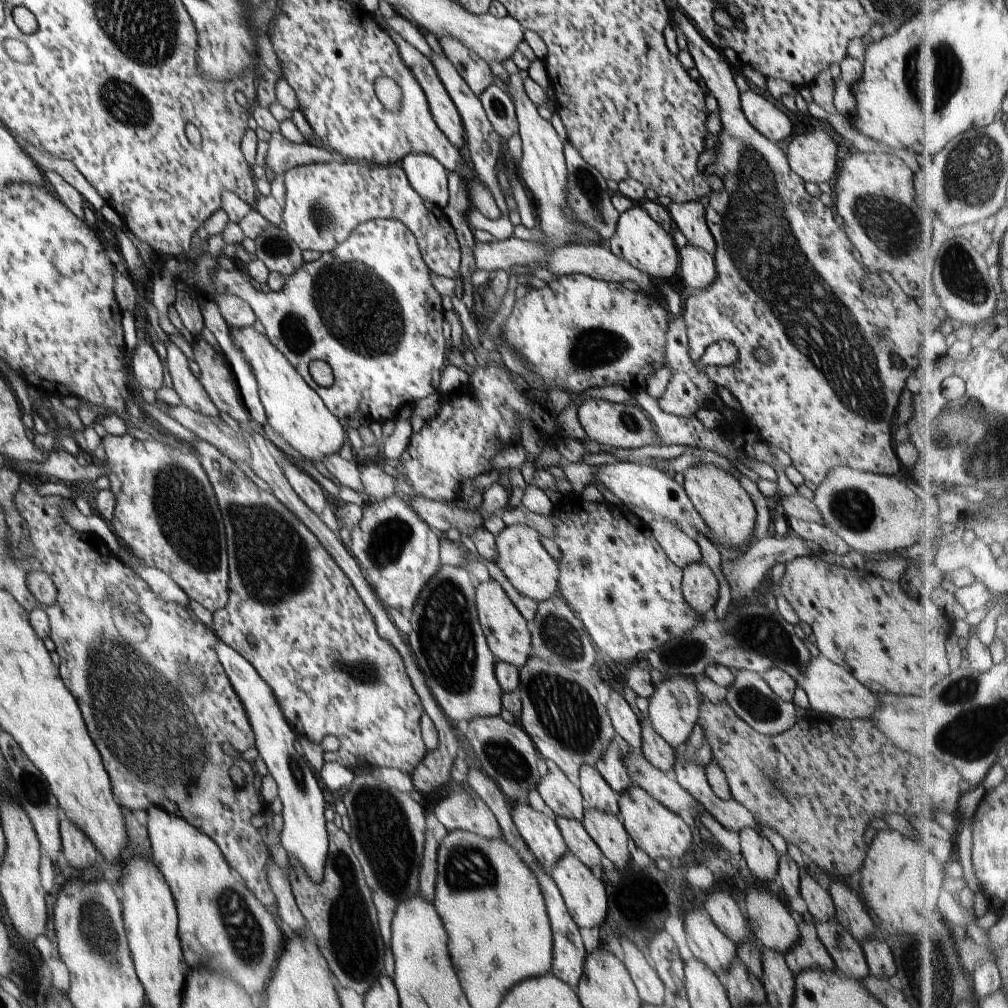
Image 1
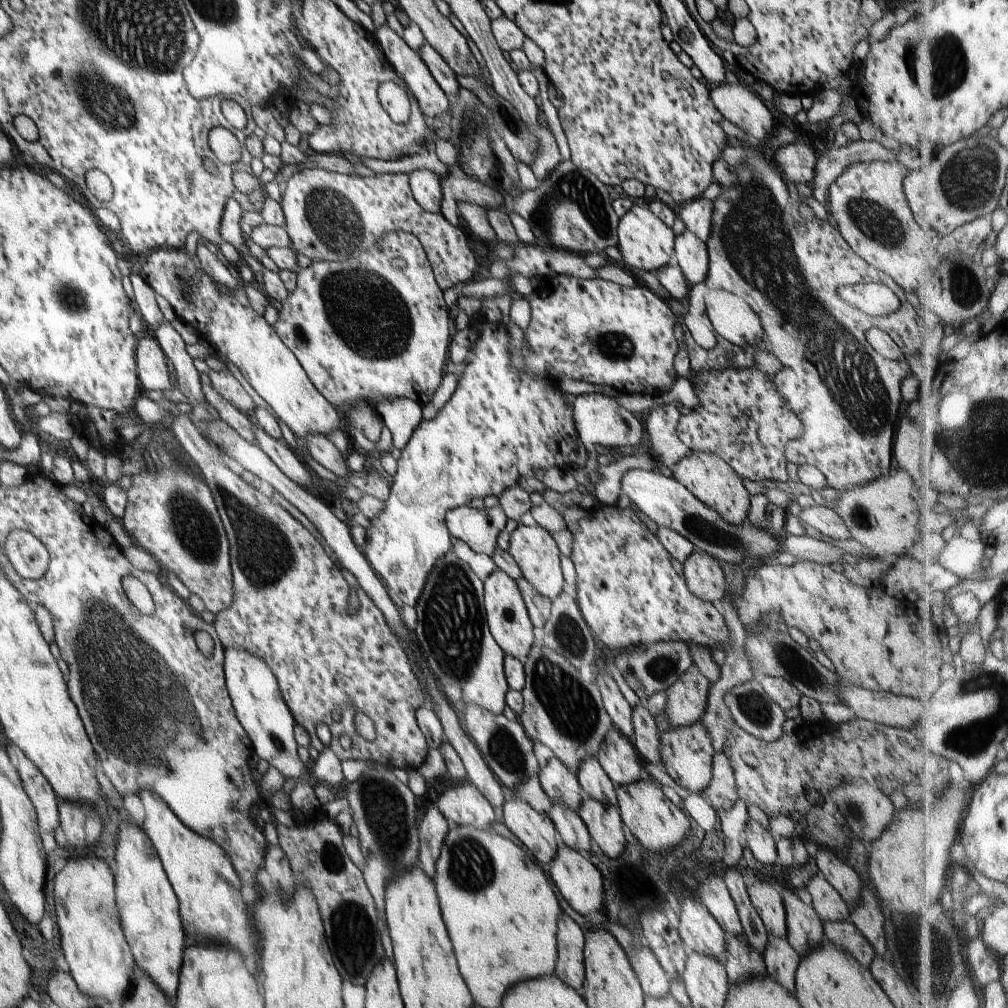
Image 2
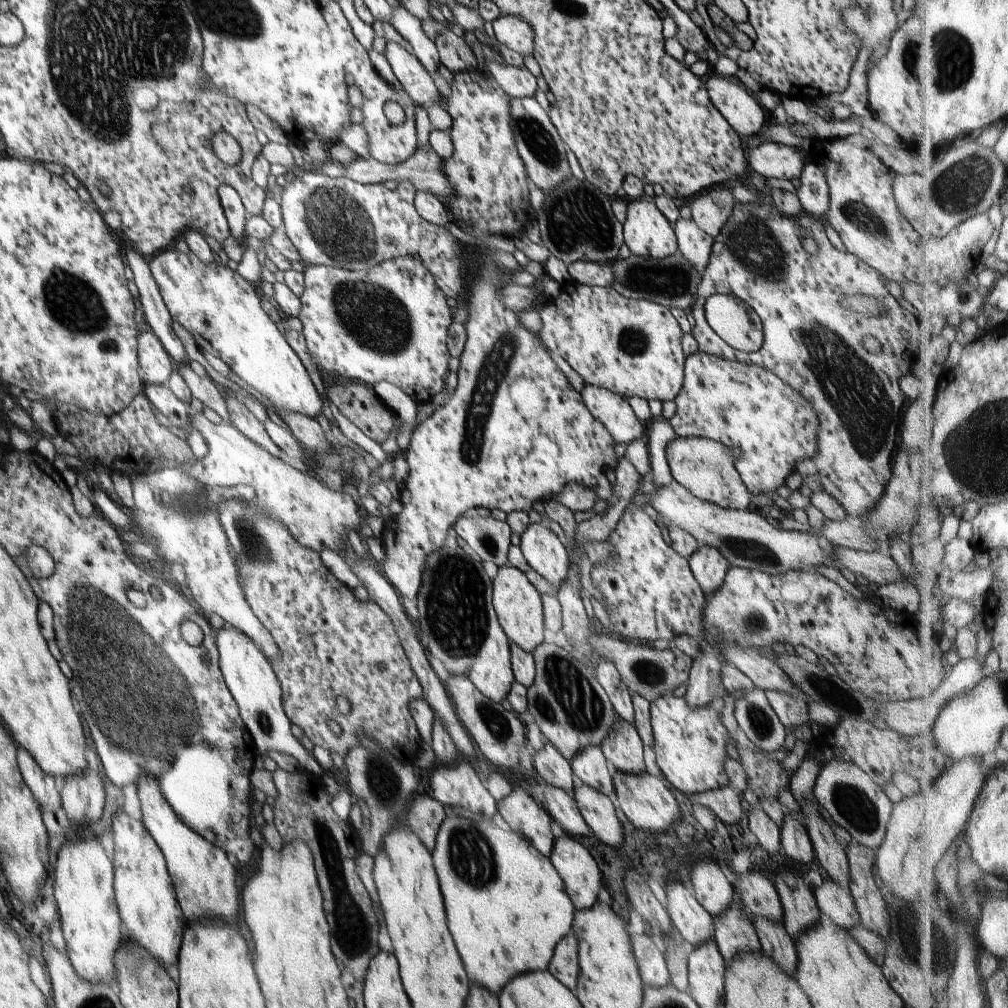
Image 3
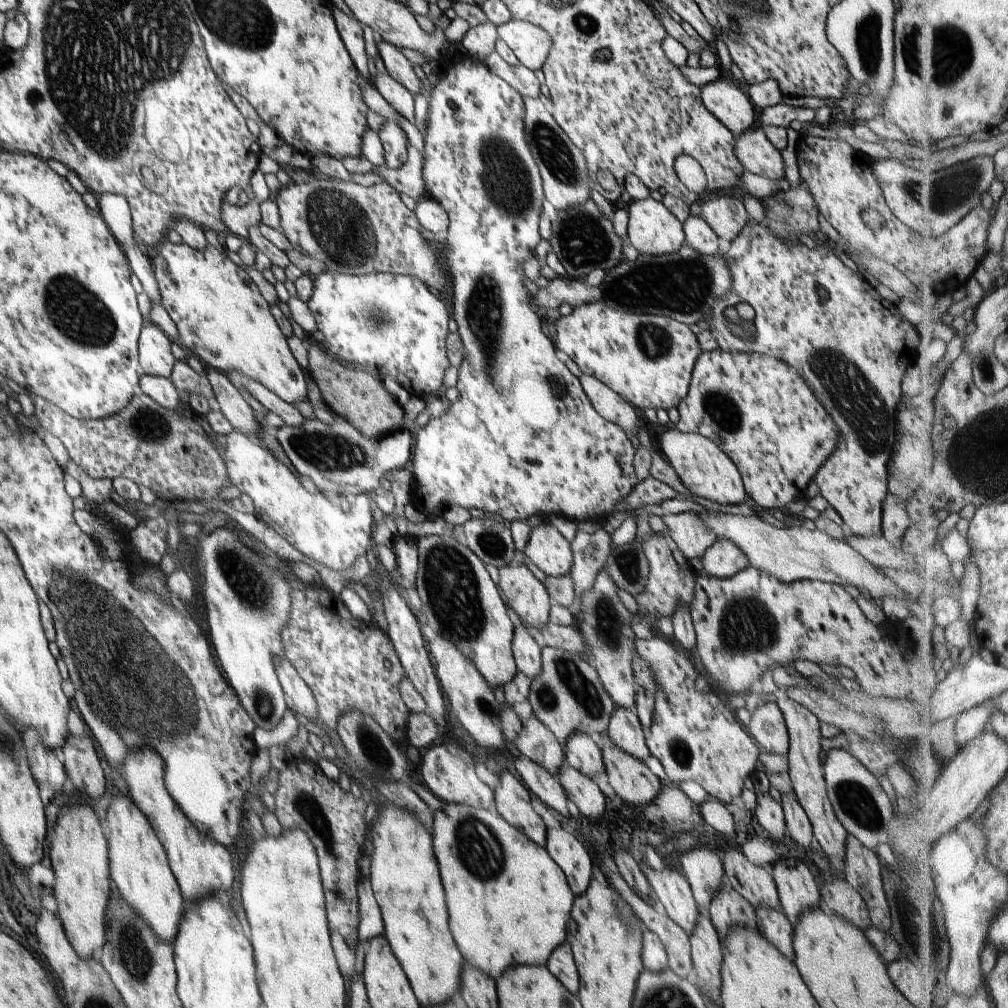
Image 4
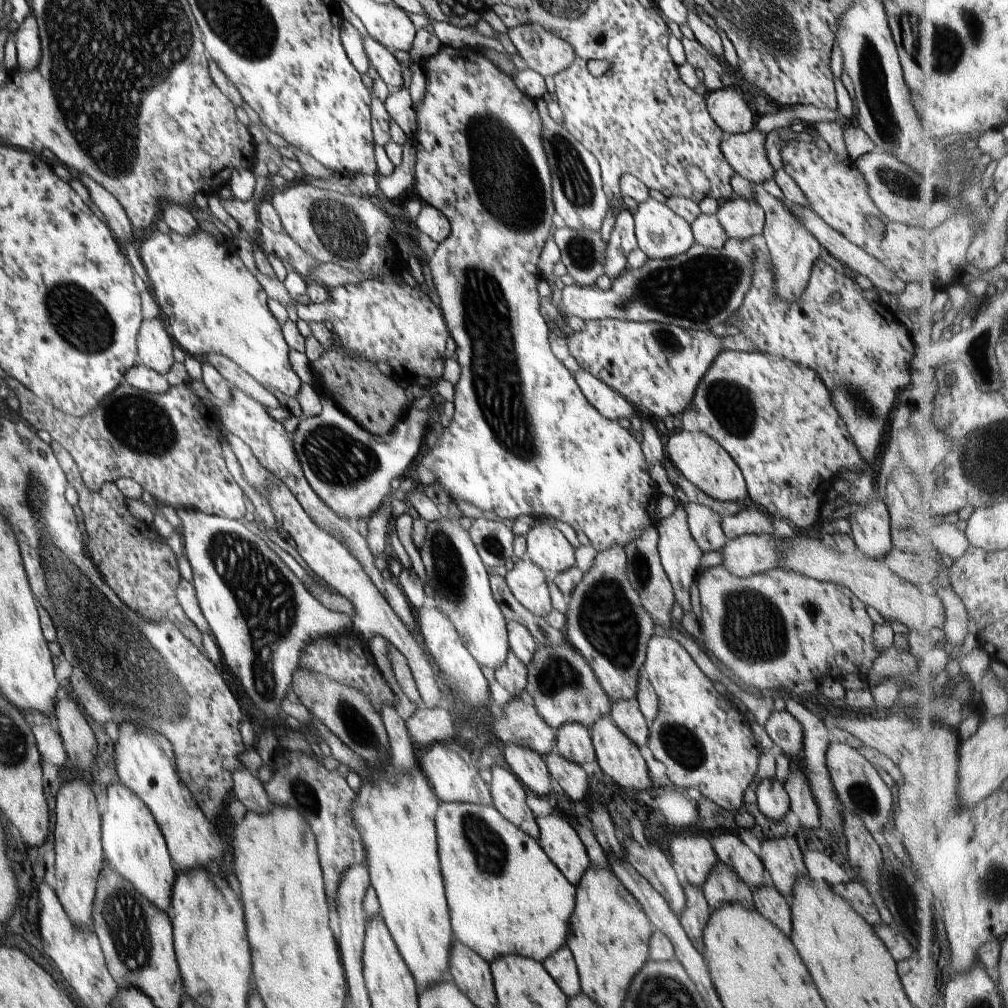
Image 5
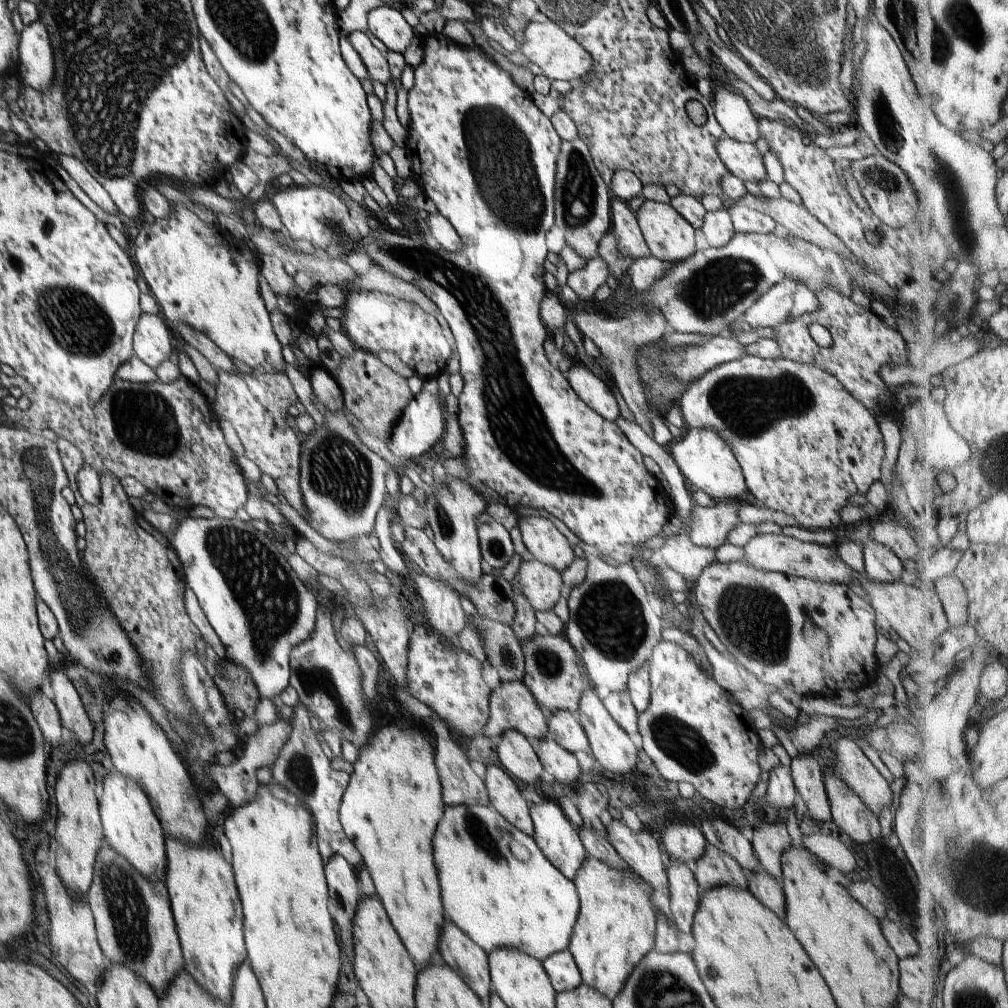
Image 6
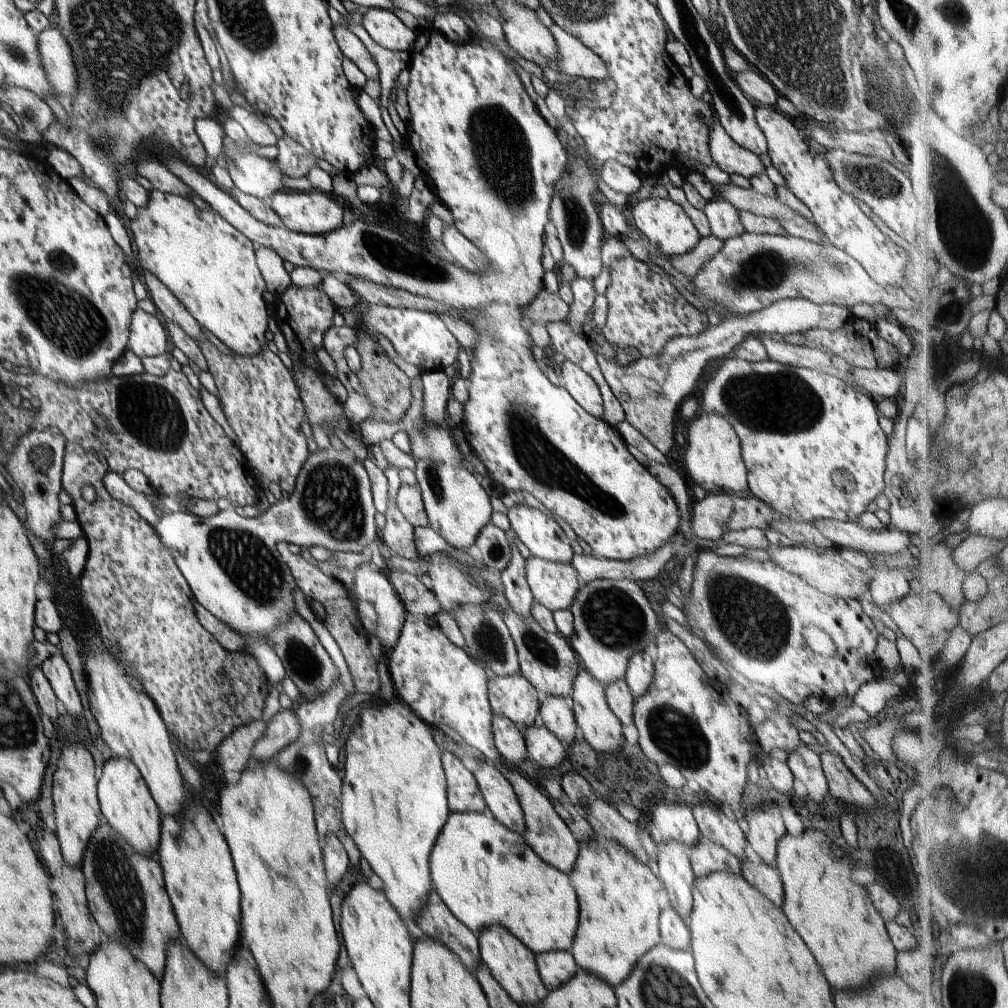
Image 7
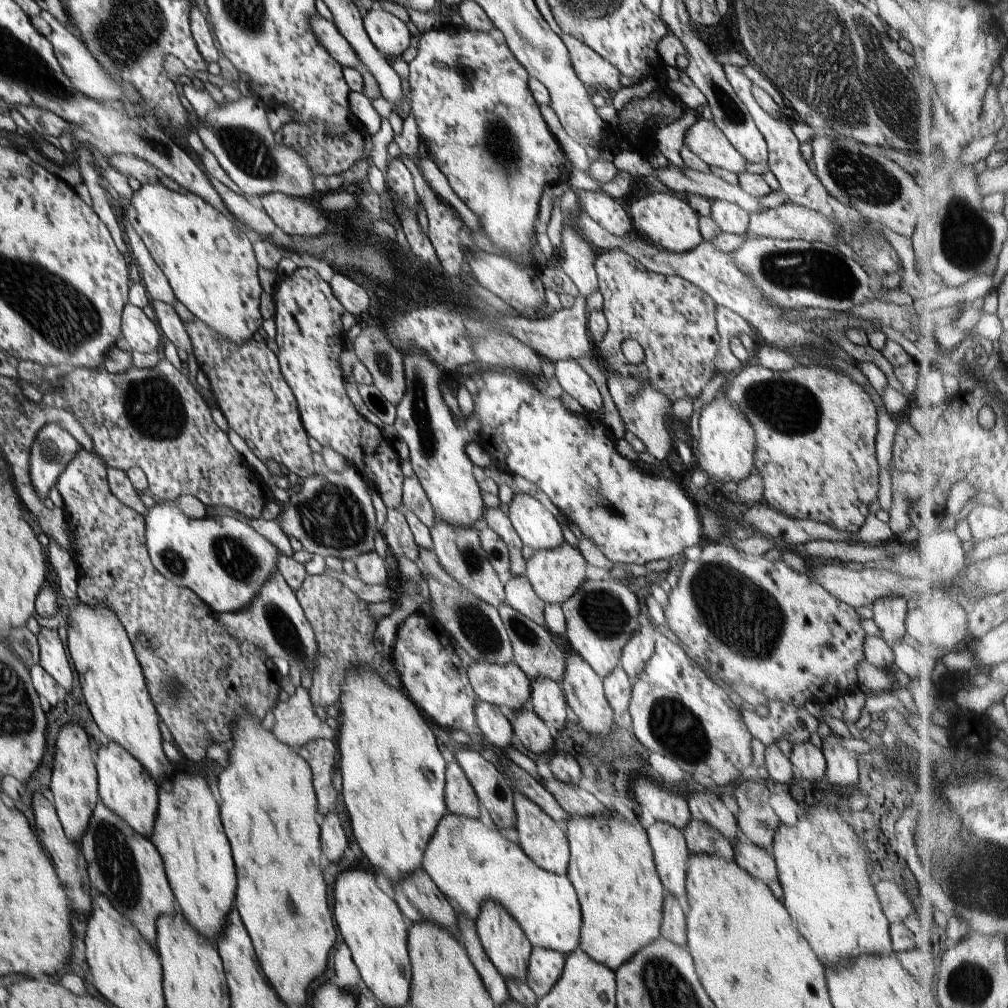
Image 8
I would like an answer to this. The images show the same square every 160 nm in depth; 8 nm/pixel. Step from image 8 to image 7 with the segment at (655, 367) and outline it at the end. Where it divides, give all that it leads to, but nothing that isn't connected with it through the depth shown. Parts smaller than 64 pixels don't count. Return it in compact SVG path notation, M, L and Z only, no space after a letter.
M632 255L612 260L604 295L607 317L600 334L618 349L638 349L644 358L661 355L666 343L674 337L695 337L710 326L706 313L690 304L670 282L667 274L636 260Z

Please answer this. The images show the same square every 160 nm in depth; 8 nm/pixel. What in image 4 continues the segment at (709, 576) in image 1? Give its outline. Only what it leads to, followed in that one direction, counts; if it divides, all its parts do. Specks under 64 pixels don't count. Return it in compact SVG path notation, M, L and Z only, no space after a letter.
M717 539L701 560L704 568L701 574L720 579L731 578L750 566L748 557L739 546L722 539Z

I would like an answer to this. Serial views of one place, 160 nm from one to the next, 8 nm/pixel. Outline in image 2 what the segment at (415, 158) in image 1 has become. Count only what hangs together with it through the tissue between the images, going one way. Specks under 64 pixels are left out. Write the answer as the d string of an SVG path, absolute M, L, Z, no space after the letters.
M416 170L409 174L411 191L416 202L429 213L441 212L443 199L439 175L428 170Z

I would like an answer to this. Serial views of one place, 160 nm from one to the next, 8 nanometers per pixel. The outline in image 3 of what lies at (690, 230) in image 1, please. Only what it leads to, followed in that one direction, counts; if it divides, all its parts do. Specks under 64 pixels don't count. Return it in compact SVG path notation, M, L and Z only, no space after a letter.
M717 188L694 197L689 204L692 220L711 237L718 236L738 202L730 189Z

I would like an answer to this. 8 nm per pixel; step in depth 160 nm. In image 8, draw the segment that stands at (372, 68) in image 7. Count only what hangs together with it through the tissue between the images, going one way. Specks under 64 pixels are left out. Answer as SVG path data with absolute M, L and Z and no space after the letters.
M318 13L312 15L307 21L318 42L336 62L341 64L342 68L355 68L361 75L366 72L367 68L363 62L360 62L357 52L353 49L353 46L348 44L348 41L332 21Z

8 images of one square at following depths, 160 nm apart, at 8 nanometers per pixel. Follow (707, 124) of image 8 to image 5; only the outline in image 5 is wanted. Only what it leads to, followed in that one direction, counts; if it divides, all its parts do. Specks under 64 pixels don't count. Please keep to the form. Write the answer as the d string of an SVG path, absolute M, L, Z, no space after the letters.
M755 127L742 134L726 134L720 148L736 173L752 183L762 184L776 174L766 154L766 139L766 134Z

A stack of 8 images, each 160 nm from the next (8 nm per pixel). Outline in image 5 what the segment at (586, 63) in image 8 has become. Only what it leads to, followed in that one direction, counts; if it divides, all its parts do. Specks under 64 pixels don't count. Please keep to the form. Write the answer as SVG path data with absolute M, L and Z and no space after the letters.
M528 22L507 33L529 68L544 78L554 78L574 62L575 52L568 42L538 23Z

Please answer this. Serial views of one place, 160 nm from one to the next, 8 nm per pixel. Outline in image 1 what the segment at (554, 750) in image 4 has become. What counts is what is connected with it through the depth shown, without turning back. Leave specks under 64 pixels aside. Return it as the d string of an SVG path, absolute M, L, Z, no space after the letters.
M550 760L542 762L548 766L548 774L542 776L536 789L538 794L558 818L574 818L581 822L585 808L579 788Z

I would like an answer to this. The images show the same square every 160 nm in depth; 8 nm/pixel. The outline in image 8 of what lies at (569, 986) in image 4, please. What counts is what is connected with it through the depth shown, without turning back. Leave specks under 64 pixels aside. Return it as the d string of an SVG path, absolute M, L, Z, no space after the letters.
M533 947L525 981L537 998L542 998L554 986L565 965L566 956L557 950Z

